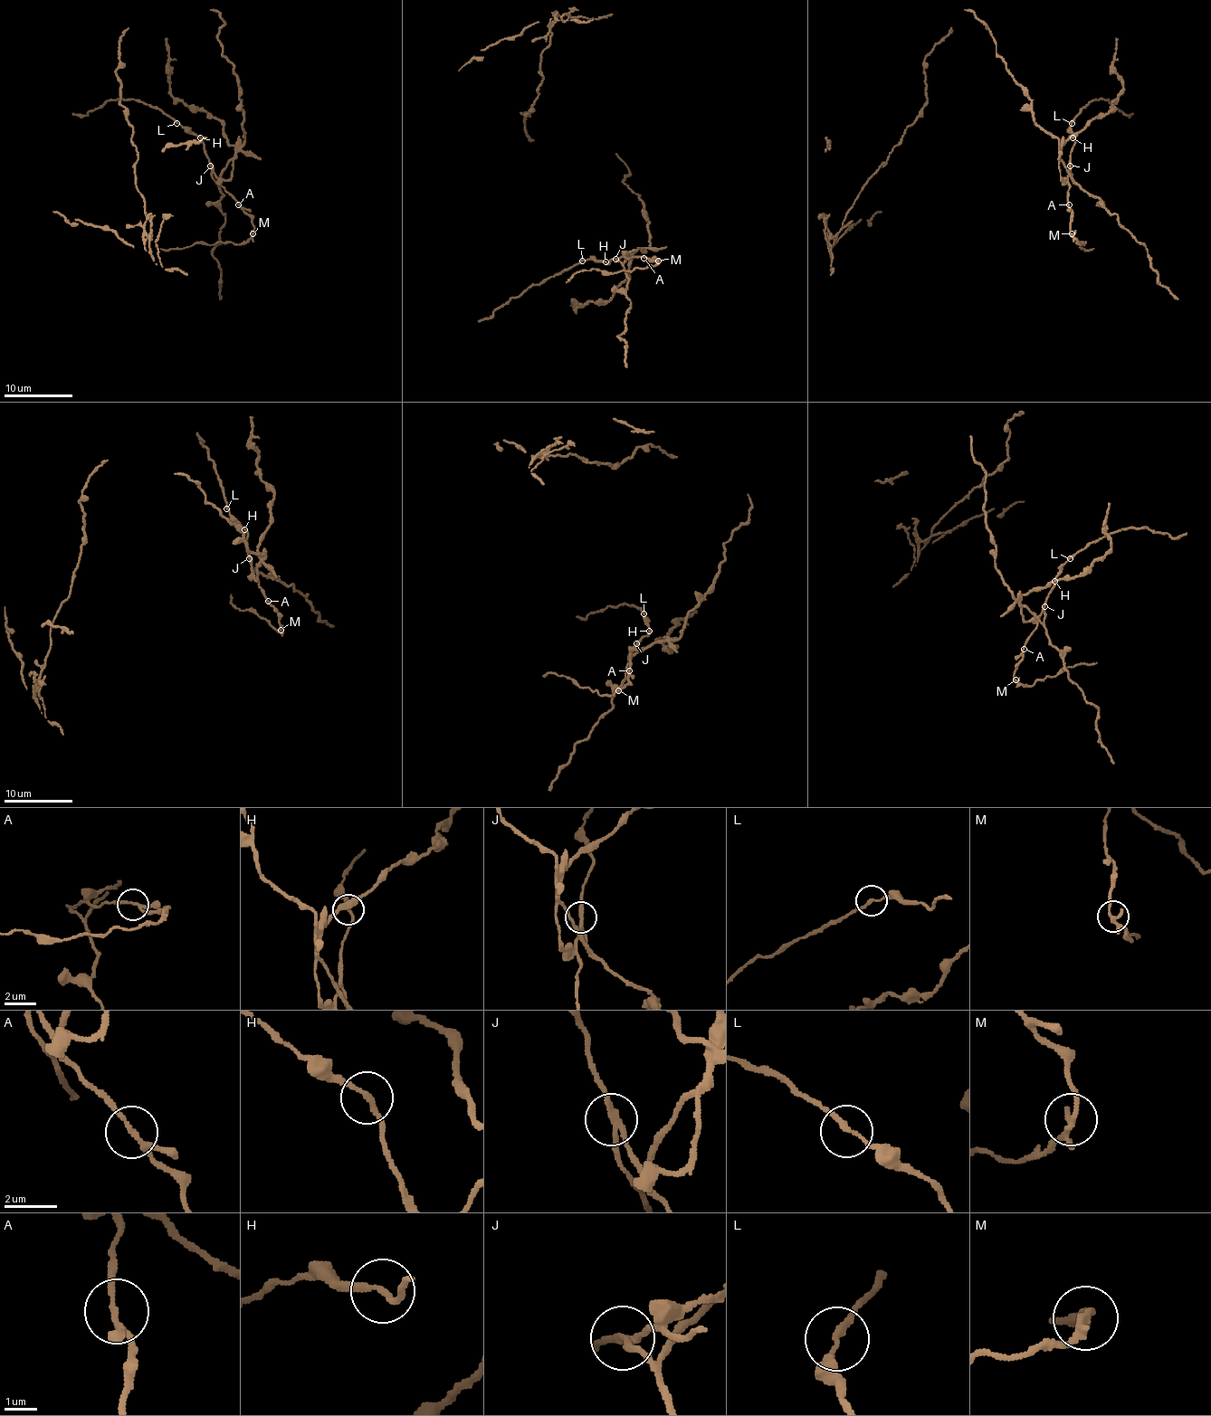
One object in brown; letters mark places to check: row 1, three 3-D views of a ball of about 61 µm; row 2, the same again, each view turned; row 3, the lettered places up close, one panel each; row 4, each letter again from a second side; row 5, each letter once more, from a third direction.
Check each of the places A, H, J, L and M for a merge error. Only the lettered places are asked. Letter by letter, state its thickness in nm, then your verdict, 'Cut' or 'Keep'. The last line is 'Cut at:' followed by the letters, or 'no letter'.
A: Thickness 150 nm. Keep
H: Thickness 180 nm. Keep
J: Thickness 190 nm. Cut
L: Thickness 190 nm. Keep
M: Thickness 200 nm. Cut
Cut at: J, M

